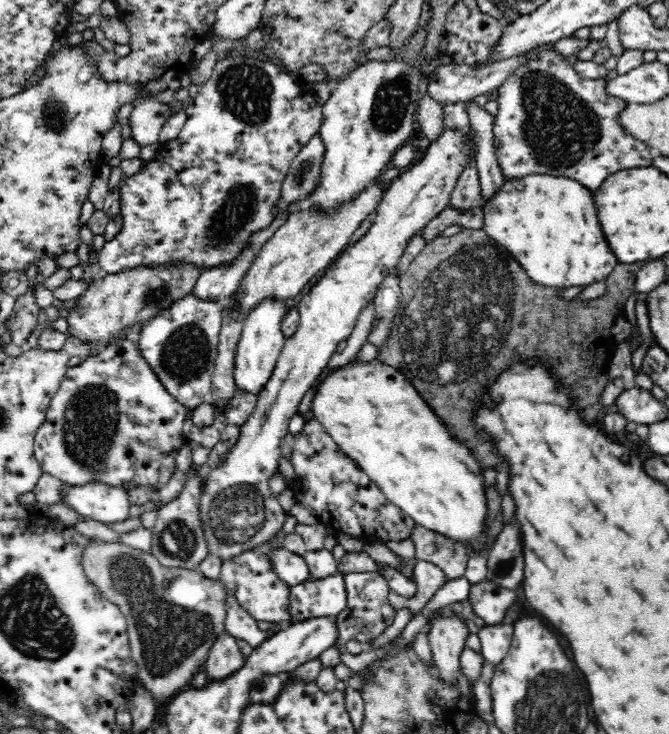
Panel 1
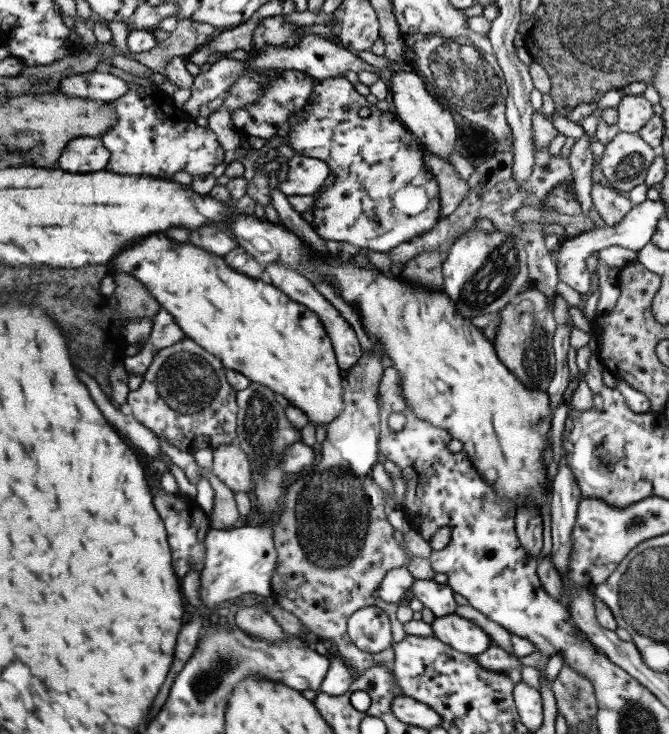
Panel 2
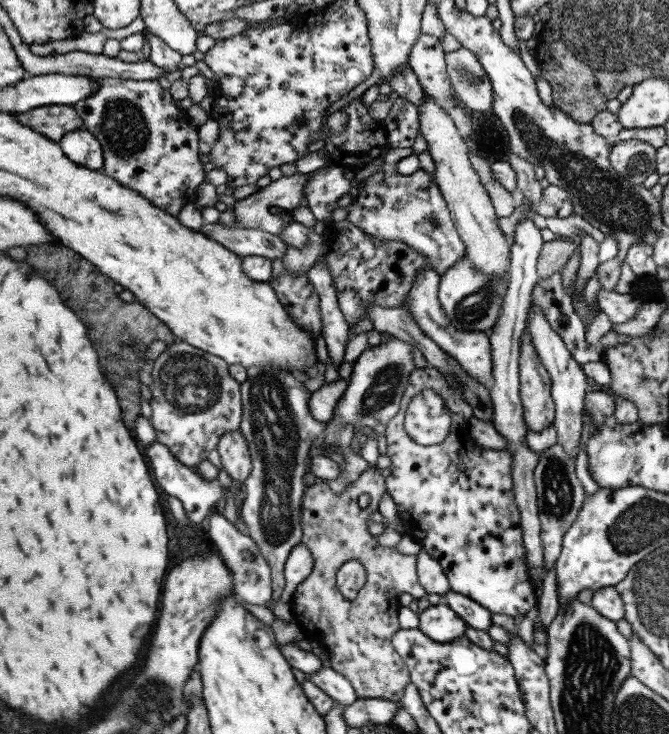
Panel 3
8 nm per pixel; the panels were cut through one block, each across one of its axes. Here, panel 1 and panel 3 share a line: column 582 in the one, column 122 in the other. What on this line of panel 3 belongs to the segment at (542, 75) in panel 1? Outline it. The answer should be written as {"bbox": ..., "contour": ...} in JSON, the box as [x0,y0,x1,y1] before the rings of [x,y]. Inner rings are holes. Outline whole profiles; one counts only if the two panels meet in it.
{"bbox":[72,78,203,217],"contour":[[[108,78],[93,79],[97,91],[72,106],[73,112],[82,120],[86,132],[91,132],[103,151],[103,162],[99,170],[116,180],[125,188],[136,190],[143,198],[151,200],[155,207],[176,217],[177,212],[196,200],[199,184],[203,182],[203,161],[197,150],[197,127],[191,125],[185,110],[177,110],[168,90],[163,90],[158,80],[132,80]]]}

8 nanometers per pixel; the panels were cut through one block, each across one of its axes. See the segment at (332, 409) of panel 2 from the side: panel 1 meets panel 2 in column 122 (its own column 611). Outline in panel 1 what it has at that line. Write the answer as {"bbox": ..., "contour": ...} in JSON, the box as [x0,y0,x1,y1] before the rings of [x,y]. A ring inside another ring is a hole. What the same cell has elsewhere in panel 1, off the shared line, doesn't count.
{"bbox":[483,173,619,292],"contour":[[[538,173],[521,179],[507,180],[494,198],[483,206],[483,229],[522,265],[522,269],[532,282],[548,287],[552,292],[571,286],[585,288],[594,282],[604,280],[619,263],[610,246],[606,244],[606,238],[602,236],[592,196],[592,192],[577,180],[563,176]]]}

